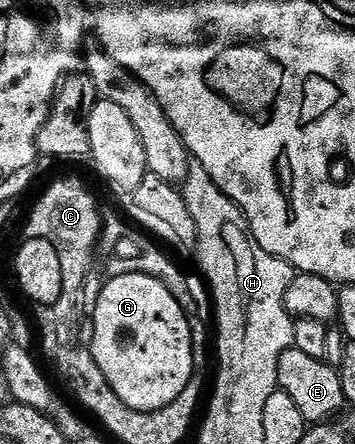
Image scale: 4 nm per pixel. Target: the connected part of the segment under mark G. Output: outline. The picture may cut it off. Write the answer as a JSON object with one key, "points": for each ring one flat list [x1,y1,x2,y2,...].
{"points":[[115,275,109,282,102,288,92,318,92,350,96,365,100,365,100,373,104,373,108,385,127,407,146,412,164,409,176,397,180,397,196,372,193,335,190,332,191,316,180,305,180,301,176,301,176,297,172,297,172,293,168,293,168,289,156,281,156,277]]}

